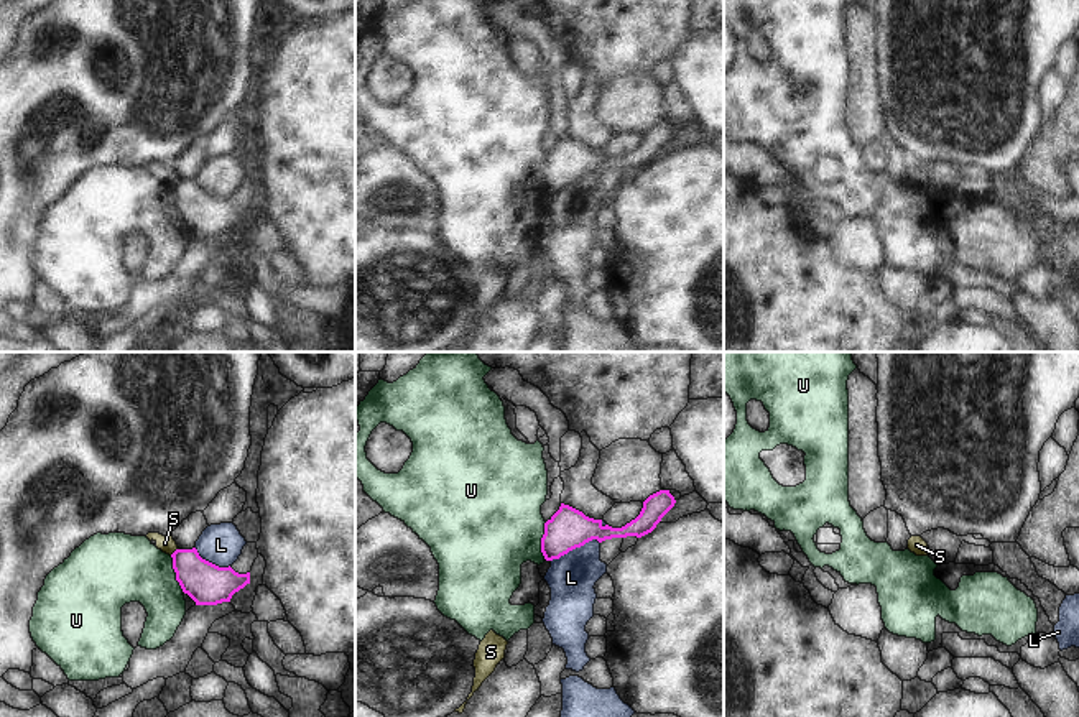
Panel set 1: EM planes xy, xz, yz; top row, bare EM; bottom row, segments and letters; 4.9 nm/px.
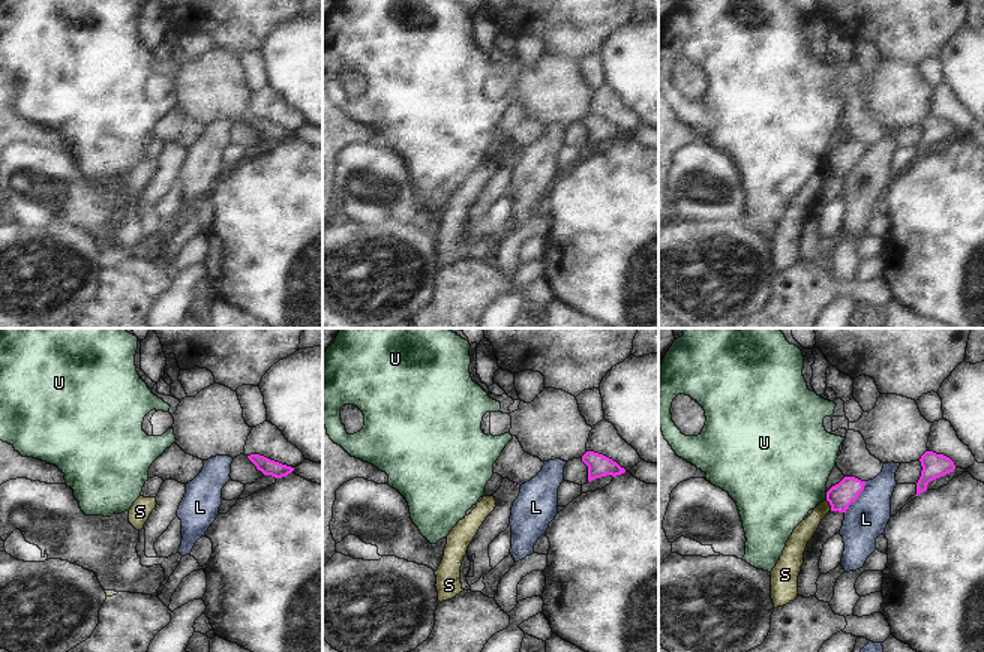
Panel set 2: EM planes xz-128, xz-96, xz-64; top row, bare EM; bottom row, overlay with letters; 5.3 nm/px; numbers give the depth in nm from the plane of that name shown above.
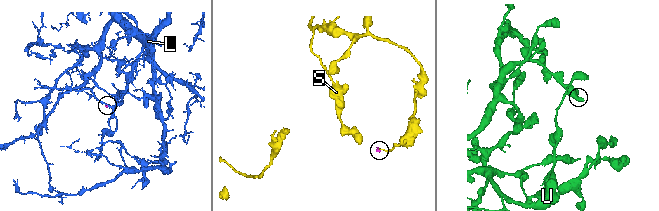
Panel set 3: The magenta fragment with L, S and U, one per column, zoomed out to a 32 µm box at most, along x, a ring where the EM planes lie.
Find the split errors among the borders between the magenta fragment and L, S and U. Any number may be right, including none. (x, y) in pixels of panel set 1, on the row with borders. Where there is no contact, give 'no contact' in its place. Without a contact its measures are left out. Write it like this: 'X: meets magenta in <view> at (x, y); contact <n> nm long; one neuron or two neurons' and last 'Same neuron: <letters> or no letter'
L: meets magenta in xz at (574, 548); contact 260 nm long; two neurons
S: meets magenta in xy at (175, 551); contact 60 nm long; two neurons
U: meets magenta in xz at (541, 540); contact 180 nm long; two neurons
Same neuron: no letter

